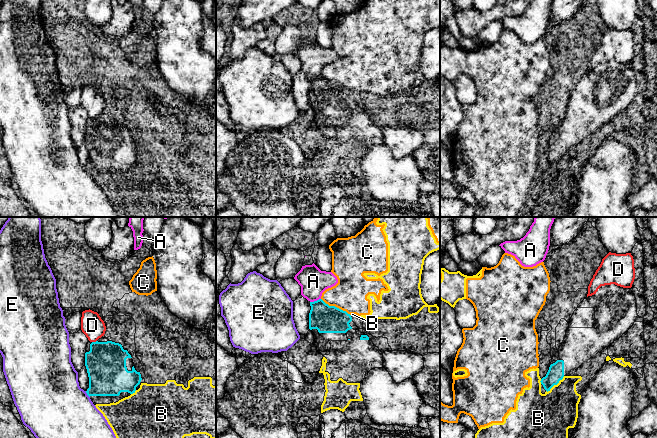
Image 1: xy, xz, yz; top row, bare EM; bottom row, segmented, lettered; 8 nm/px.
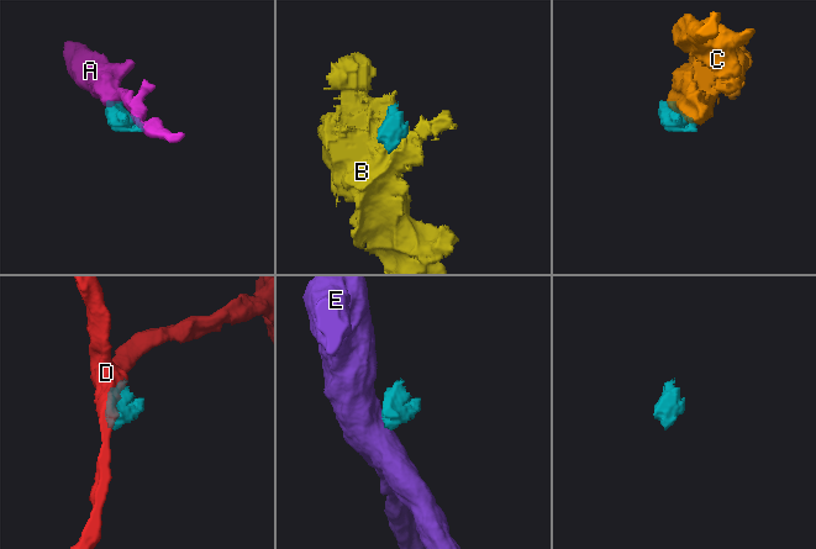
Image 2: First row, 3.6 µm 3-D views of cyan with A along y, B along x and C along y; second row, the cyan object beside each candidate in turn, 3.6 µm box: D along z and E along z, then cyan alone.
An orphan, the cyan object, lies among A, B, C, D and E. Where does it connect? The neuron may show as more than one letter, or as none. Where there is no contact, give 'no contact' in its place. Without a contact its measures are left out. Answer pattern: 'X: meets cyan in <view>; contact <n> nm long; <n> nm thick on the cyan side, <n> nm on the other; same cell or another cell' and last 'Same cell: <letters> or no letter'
A: meets cyan in xz; contact 90 nm long; 220 nm thick on the cyan side, 220 nm on the other; another cell
B: meets cyan in yz; contact 200 nm long; 130 nm thick on the cyan side, 360 nm on the other; another cell
C: meets cyan in xz; contact 280 nm long; 220 nm thick on the cyan side, 280 nm on the other; another cell
D: meets cyan in xy; contact 40 nm long; 320 nm thick on the cyan side, 180 nm on the other; another cell
E: meets cyan in xy; contact 70 nm long; 320 nm thick on the cyan side, 500 nm on the other; another cell
Same cell: no letter

